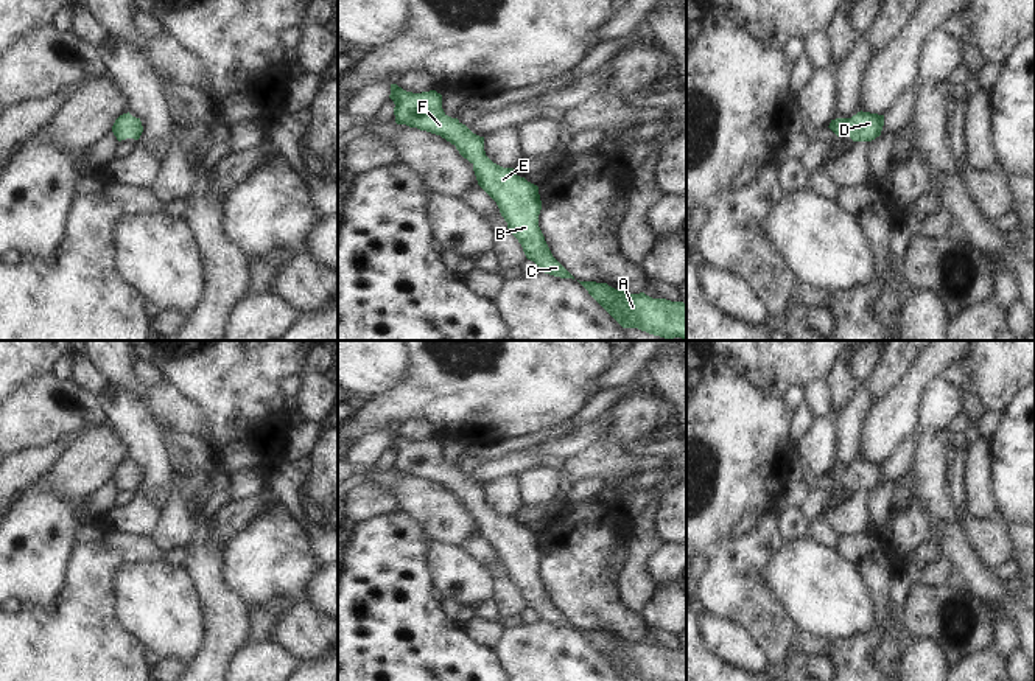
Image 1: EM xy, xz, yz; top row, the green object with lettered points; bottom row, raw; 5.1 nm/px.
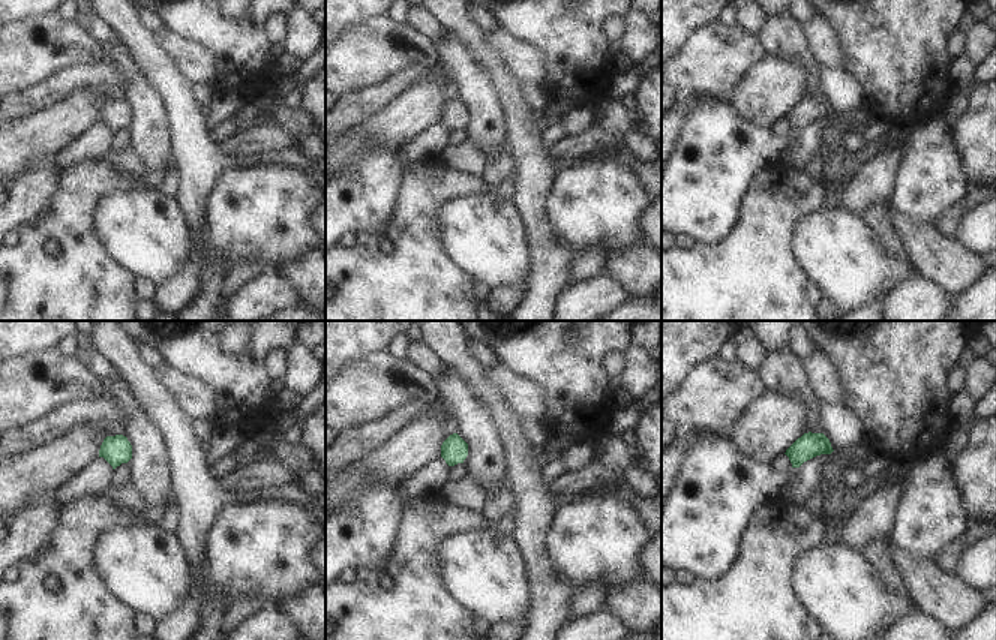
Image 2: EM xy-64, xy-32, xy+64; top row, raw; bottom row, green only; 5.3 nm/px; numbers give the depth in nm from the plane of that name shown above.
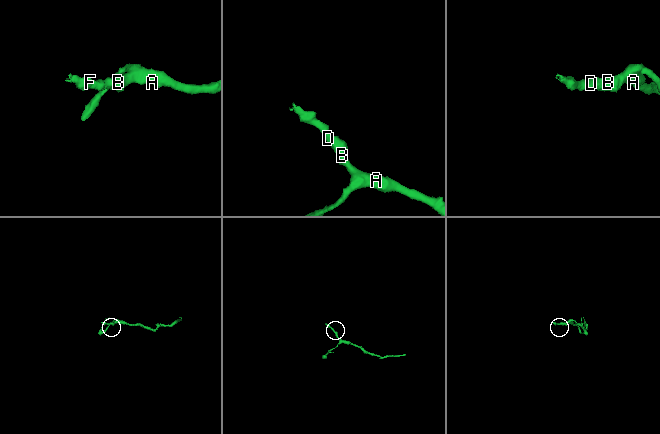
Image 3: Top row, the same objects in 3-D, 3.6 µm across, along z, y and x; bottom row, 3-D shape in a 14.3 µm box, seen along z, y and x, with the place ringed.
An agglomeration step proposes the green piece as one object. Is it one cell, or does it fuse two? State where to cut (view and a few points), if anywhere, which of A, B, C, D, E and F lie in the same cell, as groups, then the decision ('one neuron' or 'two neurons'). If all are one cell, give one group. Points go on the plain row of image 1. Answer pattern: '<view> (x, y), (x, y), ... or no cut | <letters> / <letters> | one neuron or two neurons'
no cut | A B C D E F | one neuron

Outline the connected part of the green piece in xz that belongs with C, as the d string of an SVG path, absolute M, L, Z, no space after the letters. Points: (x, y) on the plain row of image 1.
M391 432L397 473L406 473L436 484L456 494L459 502L473 513L478 533L496 550L507 577L518 588L528 608L542 620L574 625L553 605L539 575L542 549L539 535L515 522L514 516L493 512L484 499L484 485L473 482L458 466L442 457L442 443L436 438L412 442Z

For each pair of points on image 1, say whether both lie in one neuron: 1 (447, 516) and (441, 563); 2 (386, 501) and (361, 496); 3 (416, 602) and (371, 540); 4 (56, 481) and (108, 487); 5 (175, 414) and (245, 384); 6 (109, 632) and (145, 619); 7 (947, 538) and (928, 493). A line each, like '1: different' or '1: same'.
1: different
2: same
3: same
4: different
5: different
6: different
7: same

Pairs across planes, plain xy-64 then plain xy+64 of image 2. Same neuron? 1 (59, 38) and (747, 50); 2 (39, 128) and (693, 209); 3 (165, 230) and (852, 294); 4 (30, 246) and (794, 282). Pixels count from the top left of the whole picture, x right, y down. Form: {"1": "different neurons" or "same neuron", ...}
{"1": "same neuron", "2": "different neurons", "3": "same neuron", "4": "same neuron"}

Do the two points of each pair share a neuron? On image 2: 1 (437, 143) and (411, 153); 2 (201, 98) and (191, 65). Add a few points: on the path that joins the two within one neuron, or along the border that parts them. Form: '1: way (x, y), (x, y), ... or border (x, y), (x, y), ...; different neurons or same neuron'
1: way (431, 143), (417, 150); same neuron
2: border (207, 81), (192, 84); different neurons

